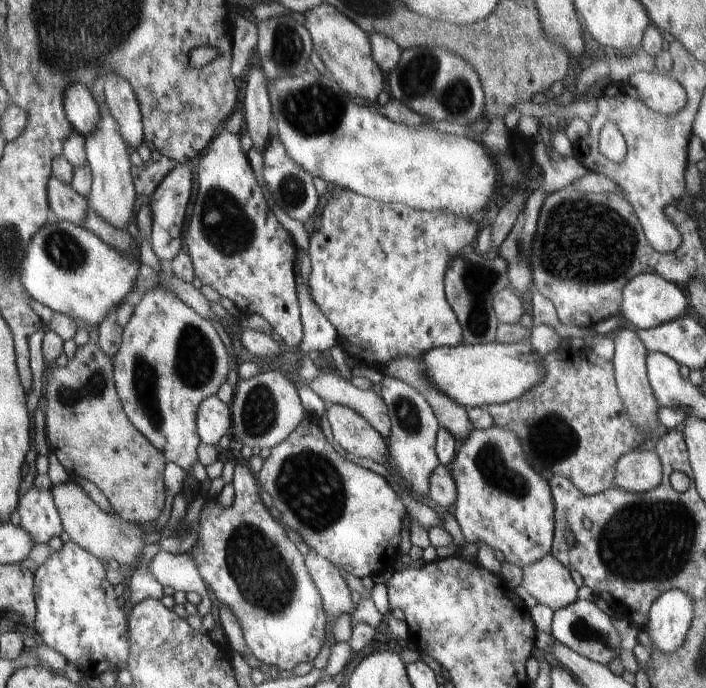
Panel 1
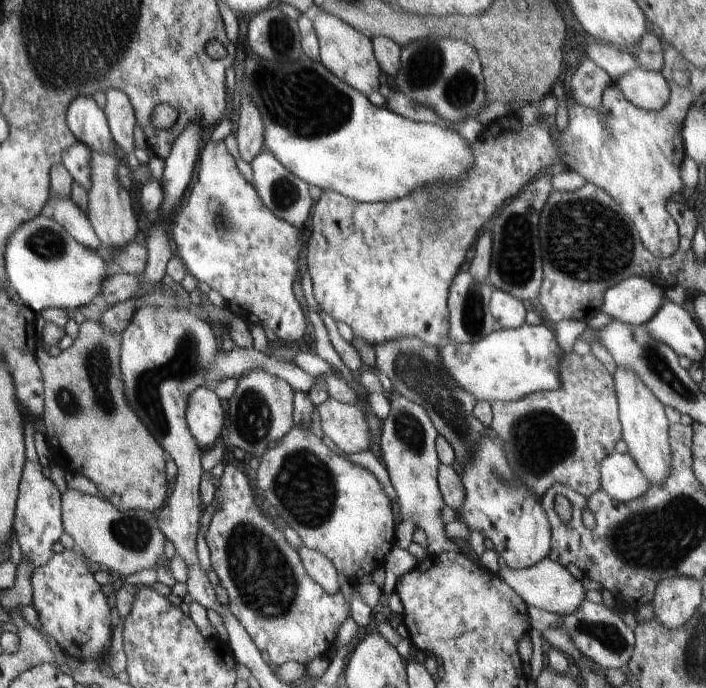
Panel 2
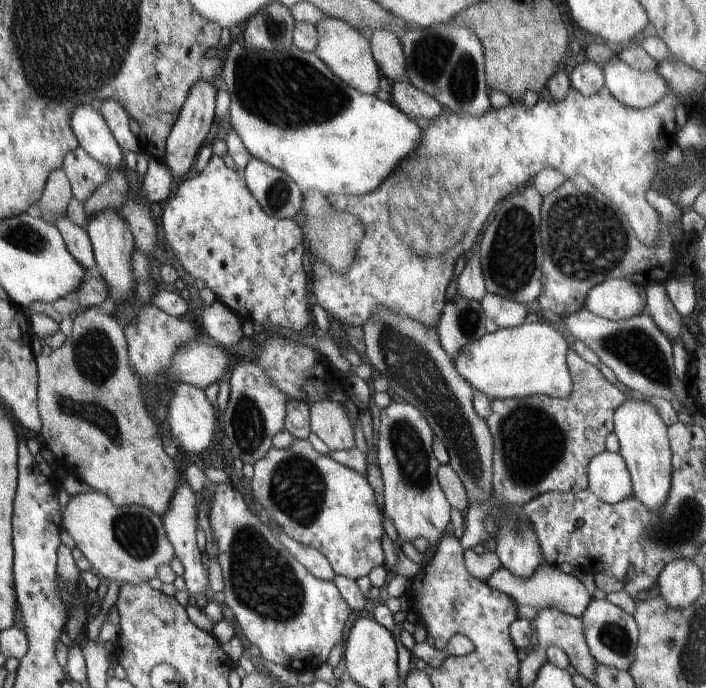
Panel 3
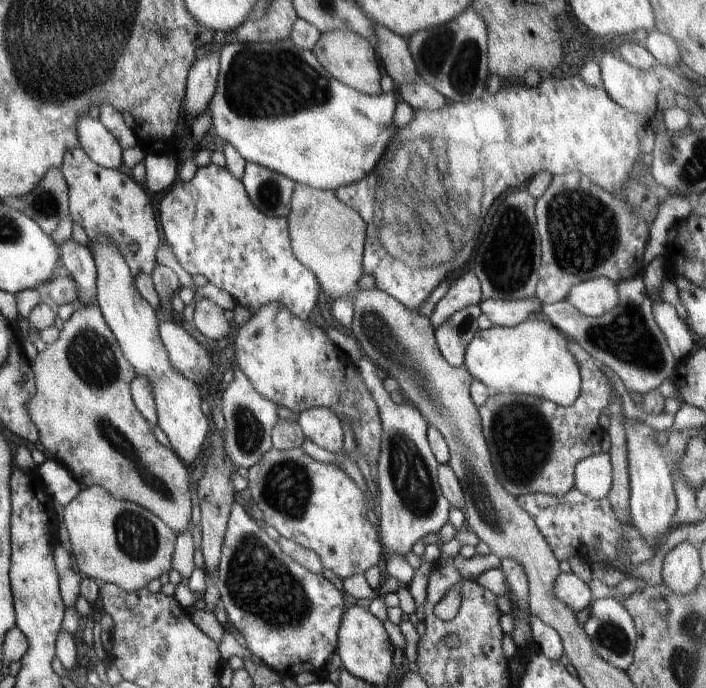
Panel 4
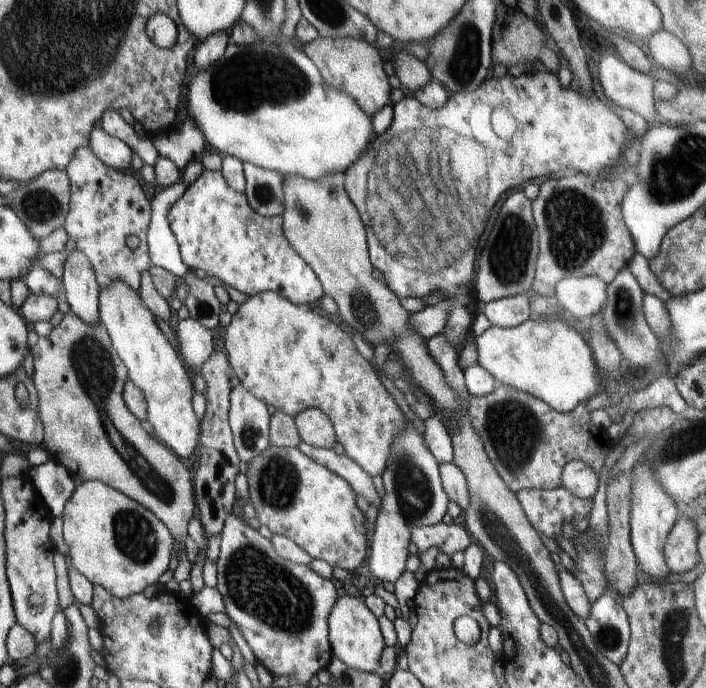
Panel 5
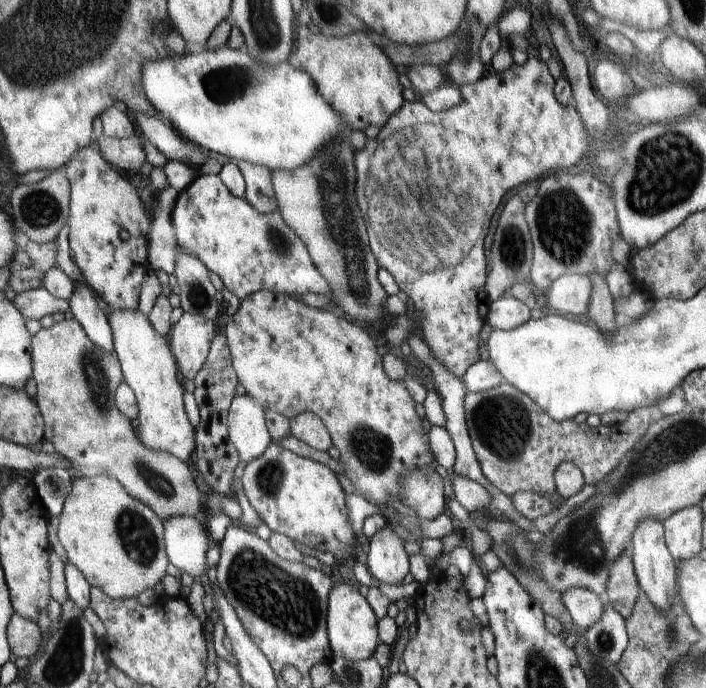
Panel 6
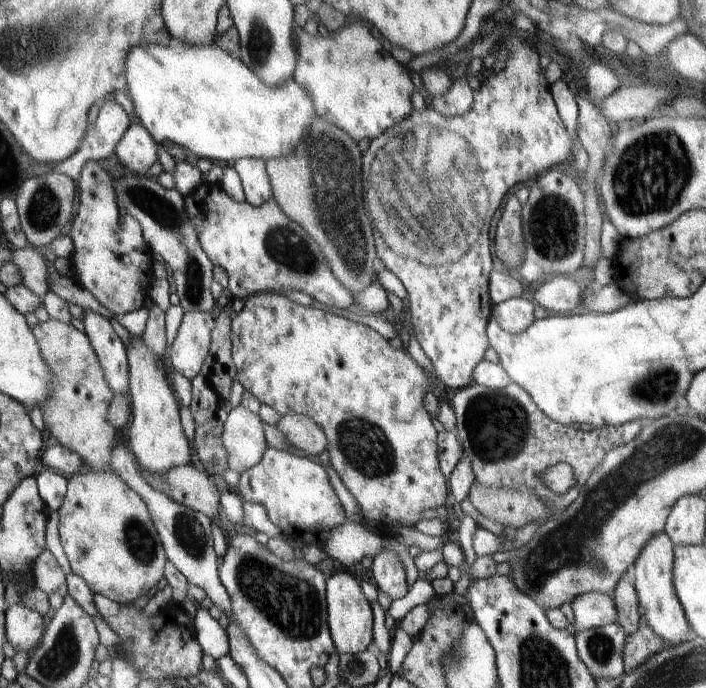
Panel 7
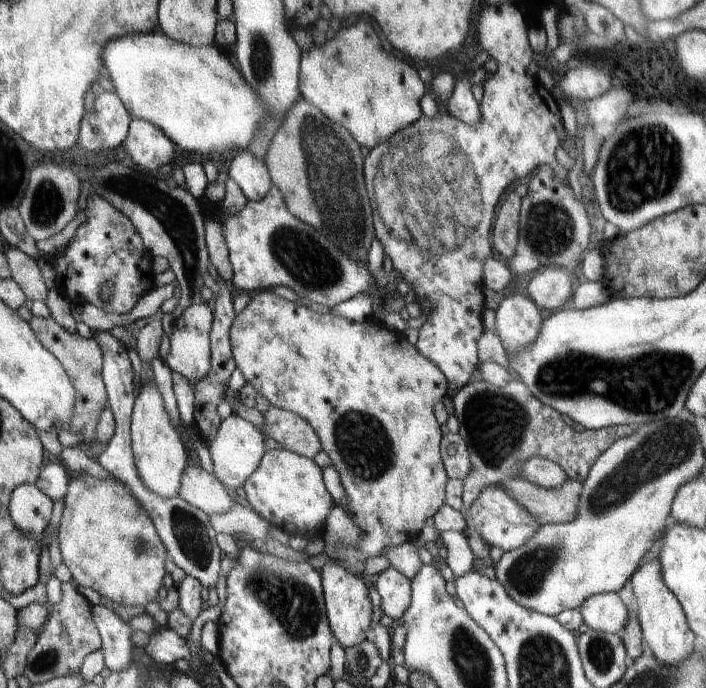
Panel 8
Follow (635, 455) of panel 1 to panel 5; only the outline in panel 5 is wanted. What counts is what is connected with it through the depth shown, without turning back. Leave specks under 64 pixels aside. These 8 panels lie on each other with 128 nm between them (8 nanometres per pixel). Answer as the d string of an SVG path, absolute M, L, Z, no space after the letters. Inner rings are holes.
M572 460L562 469L562 487L576 498L592 499L599 480L600 475L582 460Z

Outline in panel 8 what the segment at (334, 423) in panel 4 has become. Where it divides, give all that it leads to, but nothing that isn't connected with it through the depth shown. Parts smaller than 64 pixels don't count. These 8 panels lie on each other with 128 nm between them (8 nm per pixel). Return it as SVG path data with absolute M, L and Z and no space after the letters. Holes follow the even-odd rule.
M271 405L263 416L265 439L271 437L285 450L312 460L323 450L312 426L299 415Z

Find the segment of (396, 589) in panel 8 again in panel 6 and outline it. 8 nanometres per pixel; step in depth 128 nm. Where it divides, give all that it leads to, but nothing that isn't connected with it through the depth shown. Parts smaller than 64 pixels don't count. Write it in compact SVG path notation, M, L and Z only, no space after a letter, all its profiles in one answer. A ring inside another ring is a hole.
M386 524L382 530L376 532L370 540L370 552L363 561L370 575L376 583L389 585L403 585L405 576L411 571L409 567L409 556L405 552L404 543L400 541Z

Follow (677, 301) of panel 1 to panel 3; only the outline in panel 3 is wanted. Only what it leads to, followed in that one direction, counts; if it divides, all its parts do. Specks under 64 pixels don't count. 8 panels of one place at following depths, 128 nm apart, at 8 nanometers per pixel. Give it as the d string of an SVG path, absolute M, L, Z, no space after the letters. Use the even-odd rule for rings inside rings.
M612 279L588 290L584 308L609 321L626 320L647 308L644 285L626 279Z

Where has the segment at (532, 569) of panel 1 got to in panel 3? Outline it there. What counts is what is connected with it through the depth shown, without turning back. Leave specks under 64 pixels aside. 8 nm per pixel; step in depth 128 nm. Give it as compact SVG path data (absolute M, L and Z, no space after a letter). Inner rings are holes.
M543 562L528 580L518 578L516 574L502 566L485 582L488 586L492 586L494 590L508 595L518 606L530 606L535 609L556 609L574 618L580 618L591 601L586 586L578 578L564 573L559 567L546 562Z

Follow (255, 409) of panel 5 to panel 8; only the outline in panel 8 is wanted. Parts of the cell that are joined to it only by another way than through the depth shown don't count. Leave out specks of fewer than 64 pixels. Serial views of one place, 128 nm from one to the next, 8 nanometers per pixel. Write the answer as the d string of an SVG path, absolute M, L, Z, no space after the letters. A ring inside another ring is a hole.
M235 412L222 420L216 437L208 446L212 462L214 463L214 476L226 488L236 491L243 488L249 477L258 469L259 463L265 454L263 434L257 426L243 420Z

